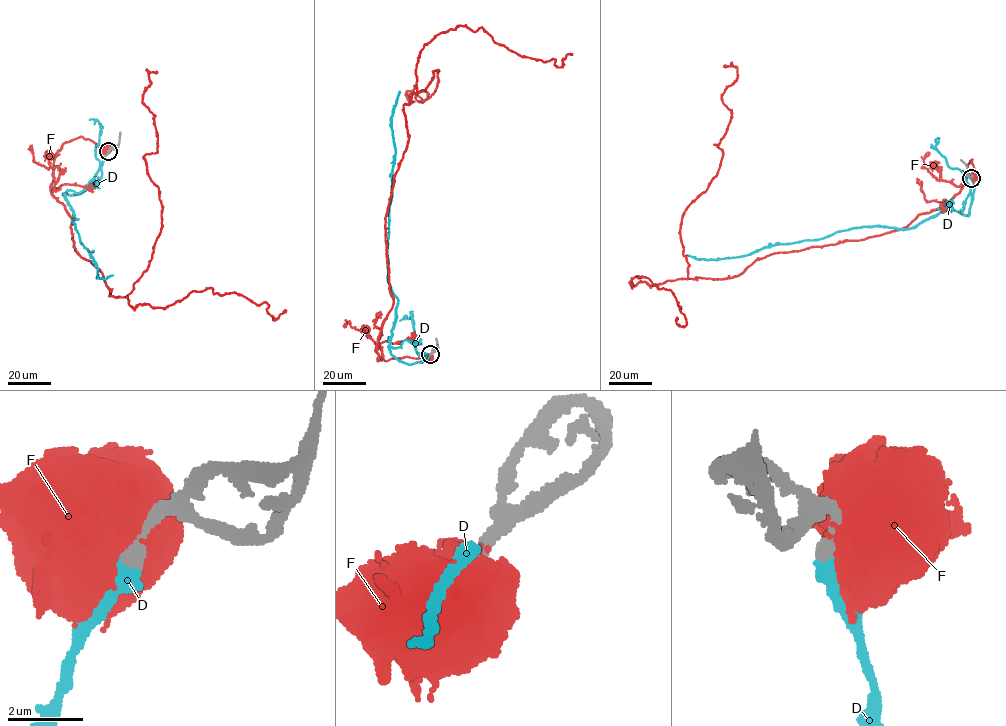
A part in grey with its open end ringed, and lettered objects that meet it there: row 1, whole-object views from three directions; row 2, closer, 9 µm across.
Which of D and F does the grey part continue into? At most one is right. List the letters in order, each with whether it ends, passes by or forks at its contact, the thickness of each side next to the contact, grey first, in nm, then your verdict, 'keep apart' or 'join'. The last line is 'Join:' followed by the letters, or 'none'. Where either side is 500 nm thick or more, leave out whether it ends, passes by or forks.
D: it ends; calibres 400 and 440 nm; join
F: calibres 440 and 900 nm; keep apart
Join: D

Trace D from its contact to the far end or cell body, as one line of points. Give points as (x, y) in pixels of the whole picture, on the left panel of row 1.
D: (108, 151), (82, 192), (64, 193), (97, 276), (113, 275)

